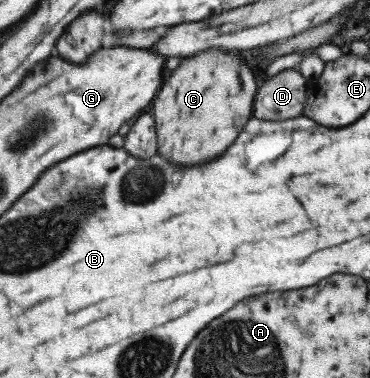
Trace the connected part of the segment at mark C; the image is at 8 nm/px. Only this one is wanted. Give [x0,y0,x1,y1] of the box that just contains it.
[152,47,257,165]

